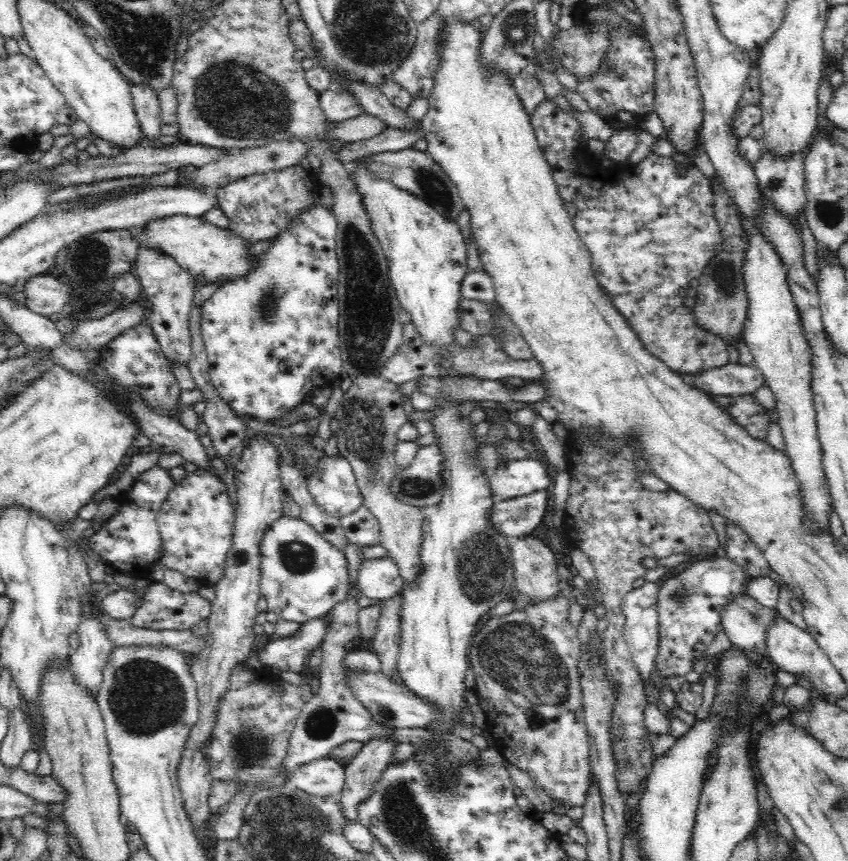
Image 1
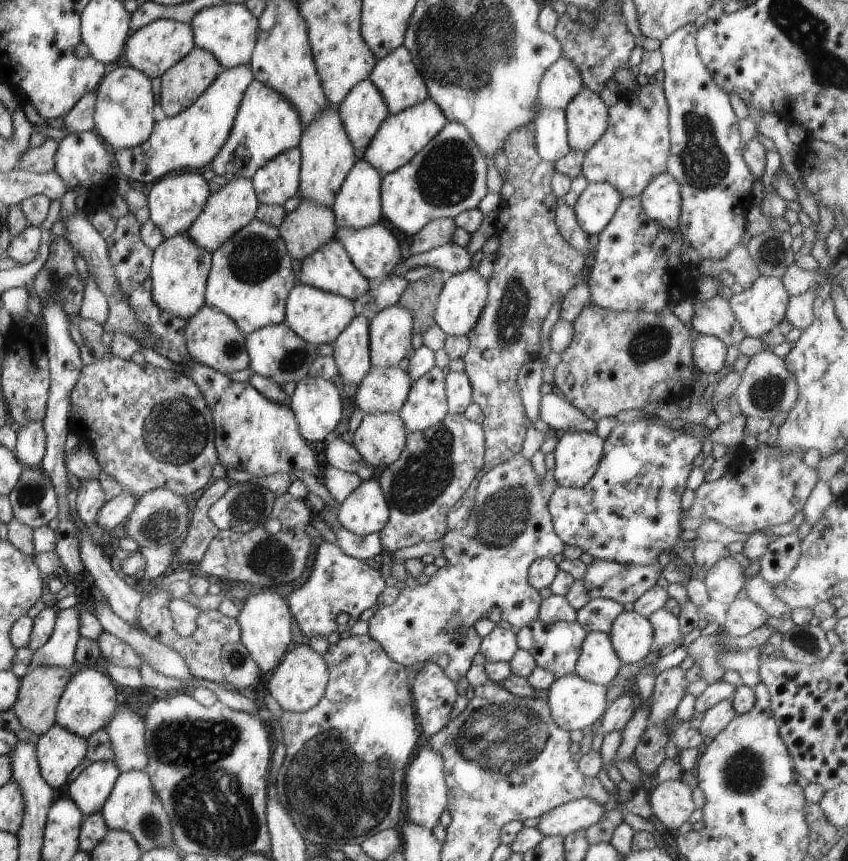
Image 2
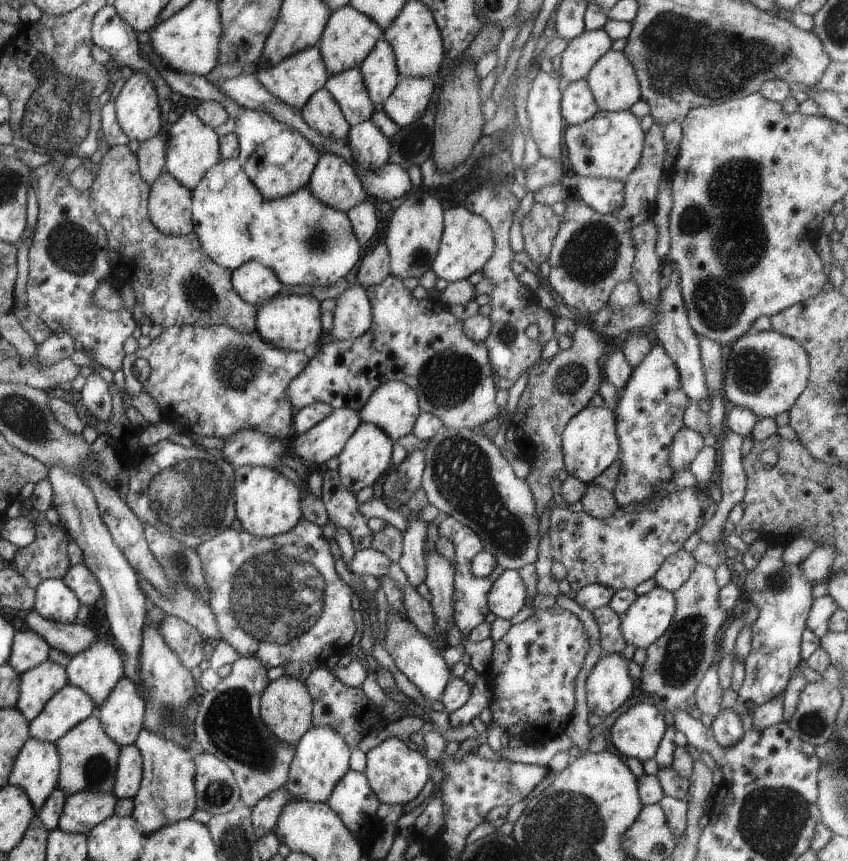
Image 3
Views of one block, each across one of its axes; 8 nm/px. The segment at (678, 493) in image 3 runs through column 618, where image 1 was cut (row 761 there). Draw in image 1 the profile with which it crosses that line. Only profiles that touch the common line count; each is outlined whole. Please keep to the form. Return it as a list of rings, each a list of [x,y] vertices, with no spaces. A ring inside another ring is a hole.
[[[560,592],[553,599],[548,599],[548,602],[542,602],[538,606],[531,606],[525,609],[516,607],[513,612],[506,616],[495,617],[483,622],[476,634],[473,636],[470,648],[468,650],[469,666],[475,674],[473,691],[478,701],[484,716],[486,718],[485,733],[490,742],[498,752],[511,765],[517,766],[520,771],[526,773],[536,786],[540,787],[553,802],[552,811],[558,815],[566,815],[567,812],[574,807],[584,808],[586,804],[587,794],[593,781],[591,764],[589,761],[589,740],[584,724],[583,713],[583,694],[581,687],[581,679],[578,677],[578,658],[580,658],[580,643],[578,641],[577,629],[574,629],[568,621],[569,602]]]

